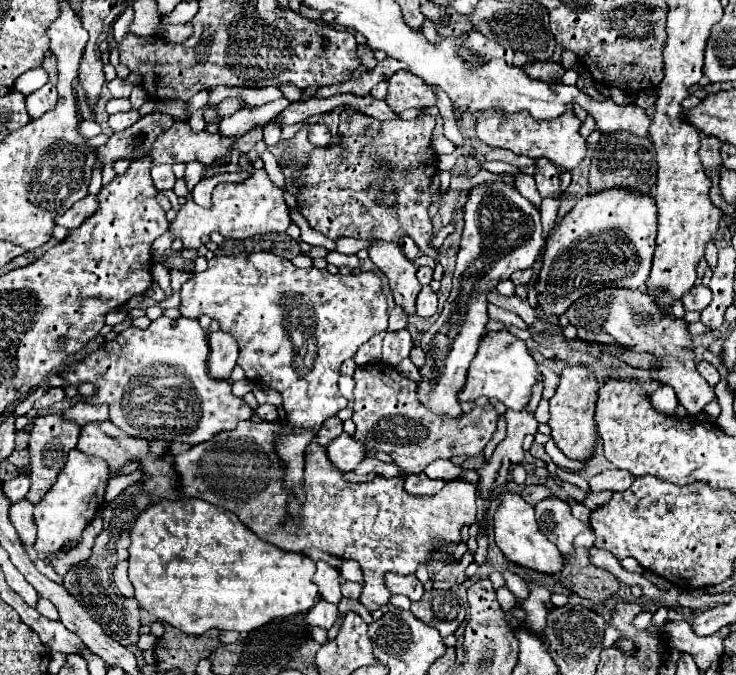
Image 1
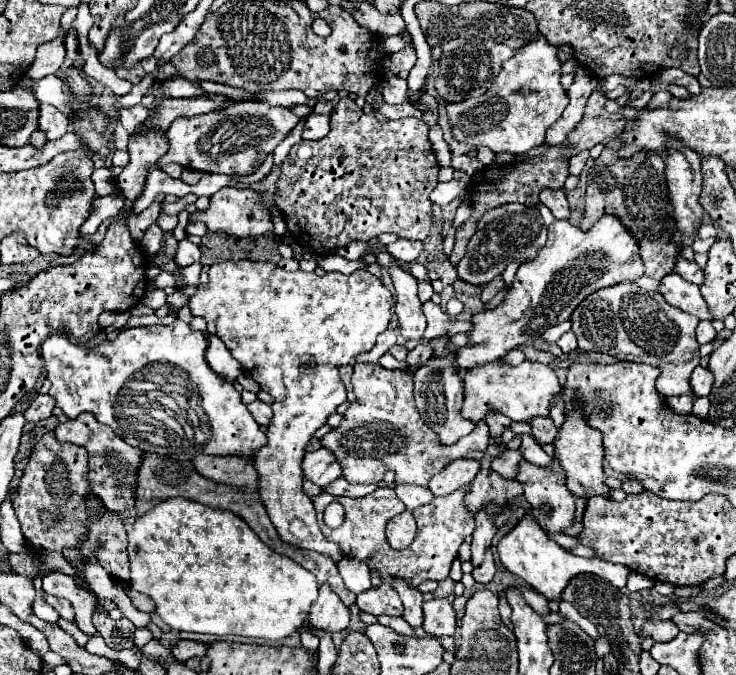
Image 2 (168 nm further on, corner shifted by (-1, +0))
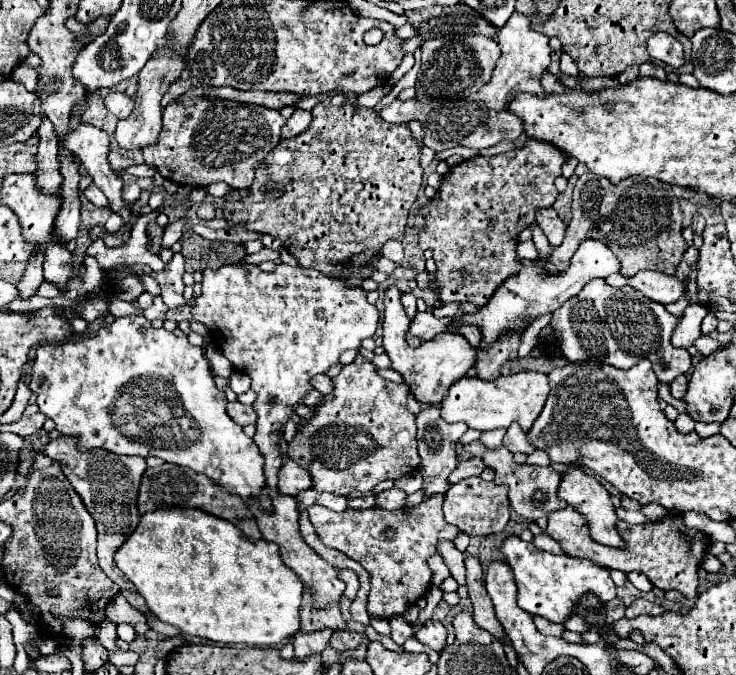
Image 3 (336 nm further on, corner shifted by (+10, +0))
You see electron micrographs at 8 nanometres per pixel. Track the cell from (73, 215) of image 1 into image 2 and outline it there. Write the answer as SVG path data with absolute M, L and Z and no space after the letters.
M111 194L111 196L99 196L93 200L91 206L91 216L87 218L87 222L81 226L81 234L83 236L91 236L97 232L99 224L107 218L115 218L117 214L121 214L121 210L125 210L125 196L123 194Z

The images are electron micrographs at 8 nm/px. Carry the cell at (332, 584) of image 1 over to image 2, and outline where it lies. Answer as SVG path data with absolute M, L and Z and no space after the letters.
M323 586L319 588L319 598L309 610L307 626L315 636L319 630L329 634L343 632L349 626L349 608L343 606L339 596L333 590L329 590L329 586Z

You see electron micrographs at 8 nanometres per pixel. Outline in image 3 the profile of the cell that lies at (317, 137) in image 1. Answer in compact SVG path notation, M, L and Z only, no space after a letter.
M296 108L288 122L282 126L282 138L294 138L296 134L302 134L304 130L308 130L308 124L312 124L312 114L308 110Z

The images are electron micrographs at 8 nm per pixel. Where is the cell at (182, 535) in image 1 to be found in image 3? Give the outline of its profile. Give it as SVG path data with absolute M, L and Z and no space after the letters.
M168 508L168 510L152 510L148 514L142 514L140 524L136 526L136 530L130 534L130 538L124 542L124 546L120 546L120 550L116 550L116 558L114 558L116 566L126 574L126 578L136 586L136 590L140 592L140 596L146 600L146 606L150 608L150 612L166 622L176 626L182 634L186 636L198 636L198 638L206 638L212 642L224 642L224 644L248 644L248 646L276 646L280 642L284 642L286 638L294 636L300 630L300 600L302 600L302 582L300 578L296 578L296 574L292 574L292 570L288 570L288 566L284 566L282 558L280 558L280 550L276 544L266 542L266 540L258 540L256 544L250 542L248 538L242 536L242 532L228 520L216 518L204 510L196 510L196 508Z

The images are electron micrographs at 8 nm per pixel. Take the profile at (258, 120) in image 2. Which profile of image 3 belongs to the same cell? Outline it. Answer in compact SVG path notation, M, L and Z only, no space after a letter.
M188 96L180 104L170 102L164 108L160 138L154 146L142 150L144 162L176 184L208 186L226 182L232 188L248 188L252 186L254 170L280 142L284 122L286 118L278 110L264 106Z

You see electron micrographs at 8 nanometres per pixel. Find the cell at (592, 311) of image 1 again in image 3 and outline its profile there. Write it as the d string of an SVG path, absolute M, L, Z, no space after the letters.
M596 278L584 286L584 290L564 302L552 314L550 326L556 332L556 342L570 362L604 362L622 370L636 366L640 358L648 358L654 366L658 382L670 384L676 376L686 374L692 366L690 354L686 348L672 346L672 330L676 328L678 318L670 314L662 304L654 300L636 296L632 286L614 288L606 280Z

